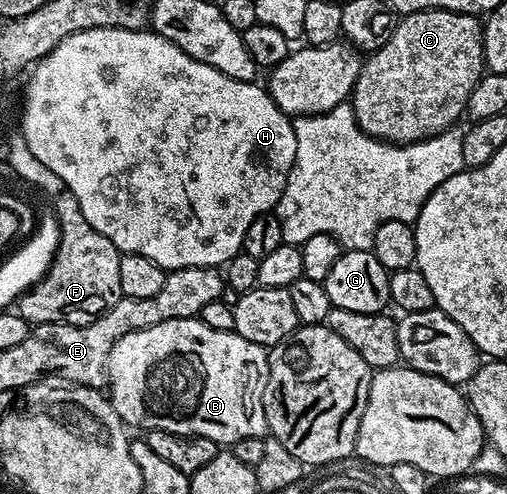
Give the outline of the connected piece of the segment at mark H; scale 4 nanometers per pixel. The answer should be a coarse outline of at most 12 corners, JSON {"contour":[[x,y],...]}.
{"contour":[[151,29],[31,67],[30,152],[121,254],[223,267],[292,118]]}

